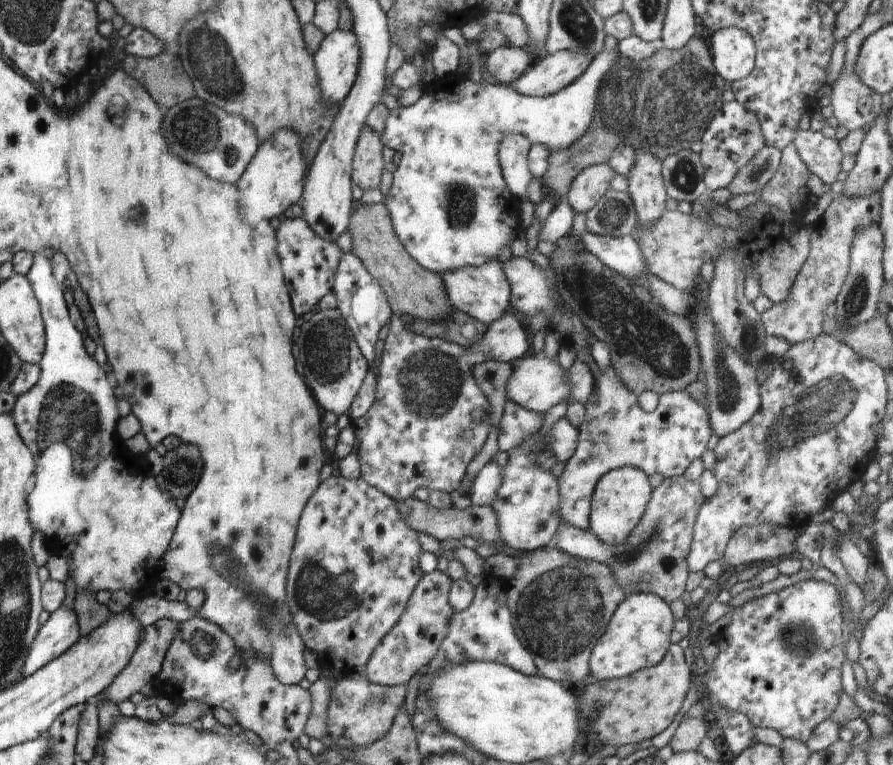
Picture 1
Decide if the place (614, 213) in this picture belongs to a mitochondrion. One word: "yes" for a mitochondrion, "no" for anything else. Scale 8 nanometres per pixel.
yes

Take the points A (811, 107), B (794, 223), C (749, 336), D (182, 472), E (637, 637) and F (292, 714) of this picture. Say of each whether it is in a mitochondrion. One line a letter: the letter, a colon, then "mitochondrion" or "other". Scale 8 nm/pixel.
A: other
B: other
C: mitochondrion
D: mitochondrion
E: other
F: other

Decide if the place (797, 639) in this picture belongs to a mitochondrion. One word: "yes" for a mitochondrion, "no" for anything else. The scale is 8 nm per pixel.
yes

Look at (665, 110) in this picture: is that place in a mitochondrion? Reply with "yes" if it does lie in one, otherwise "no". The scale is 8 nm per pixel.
yes

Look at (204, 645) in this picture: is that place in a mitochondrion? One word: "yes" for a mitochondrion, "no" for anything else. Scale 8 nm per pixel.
yes

